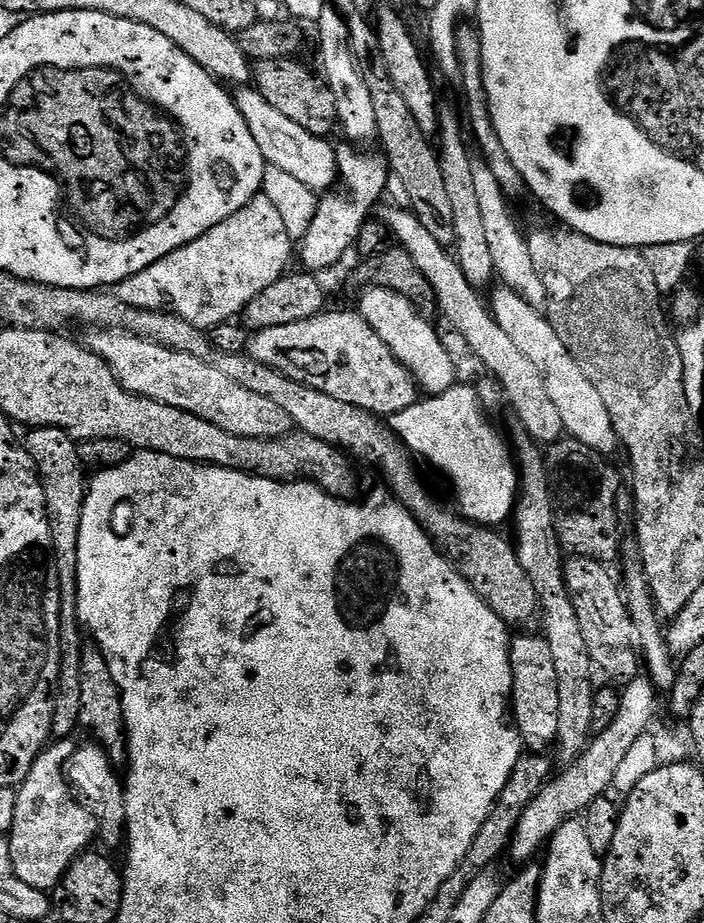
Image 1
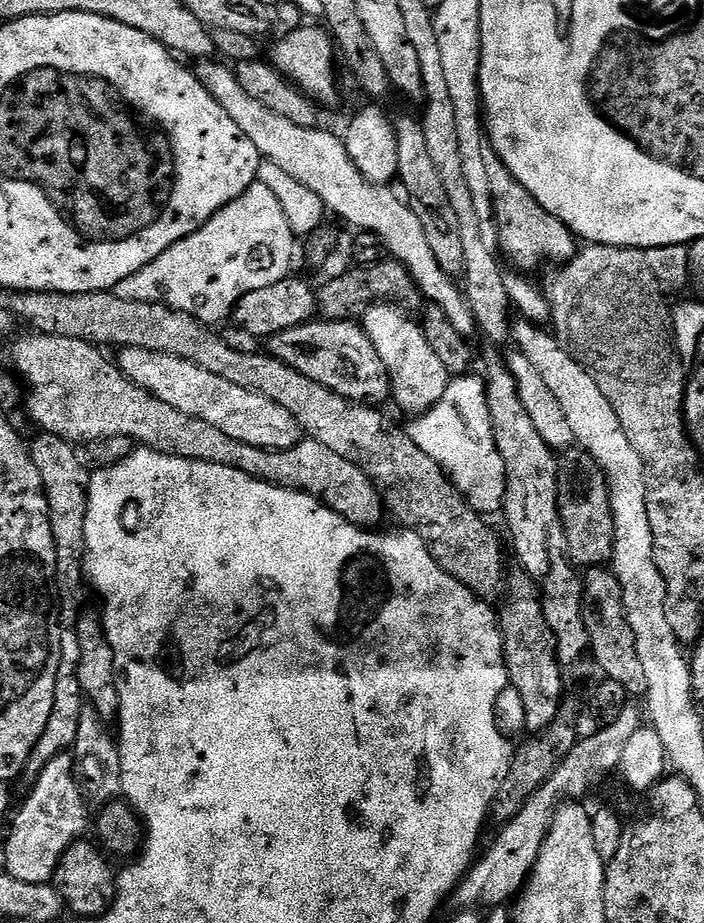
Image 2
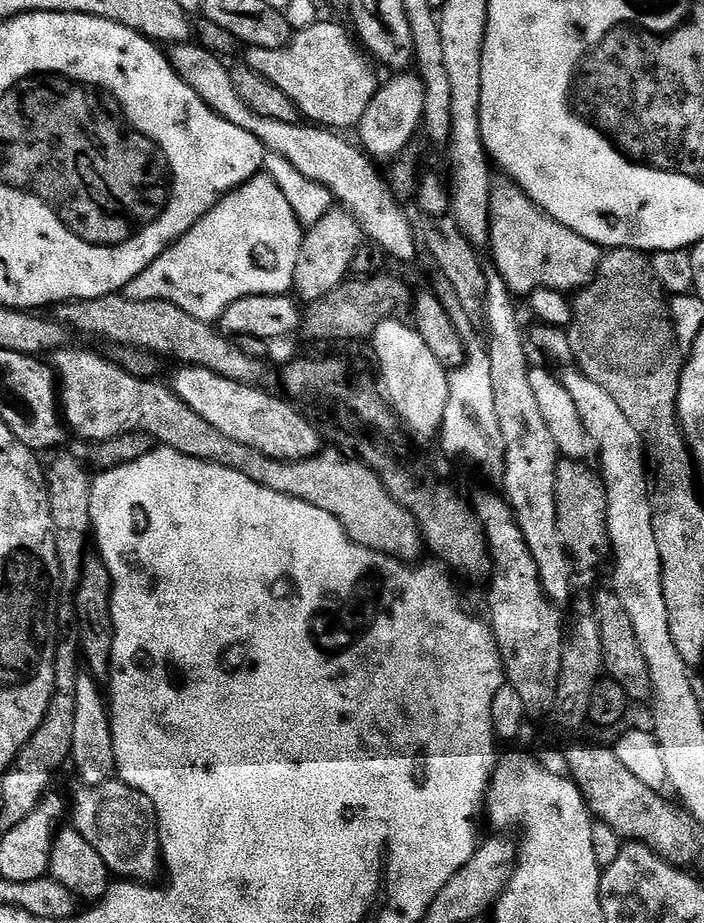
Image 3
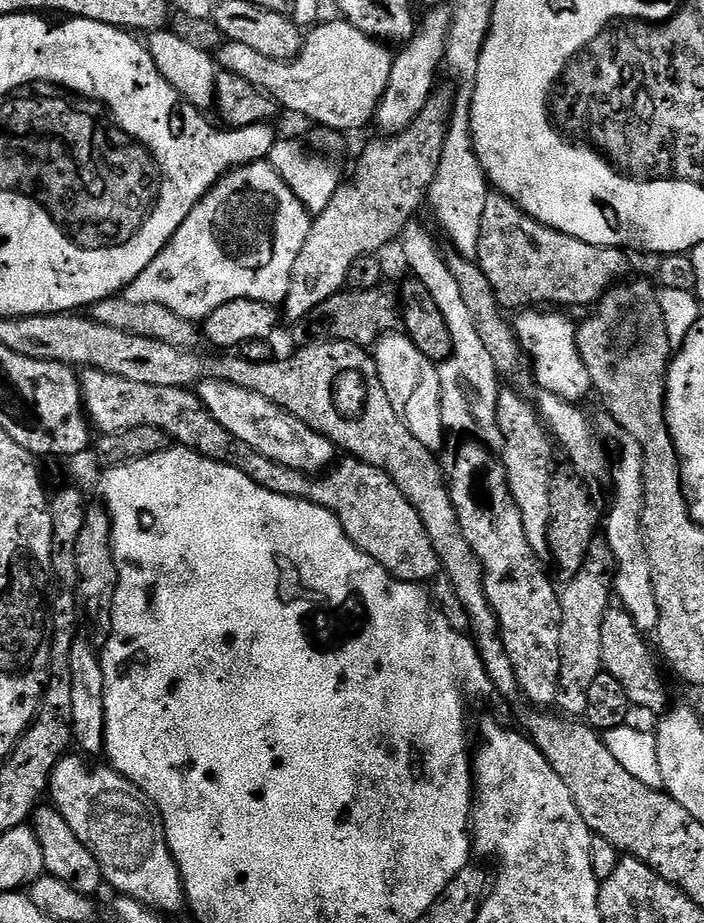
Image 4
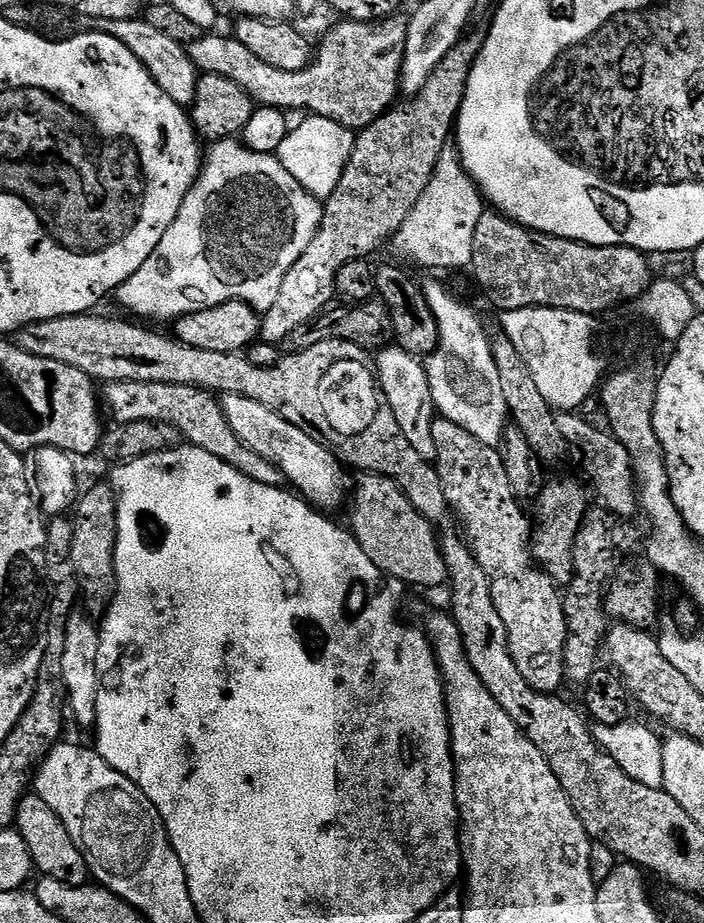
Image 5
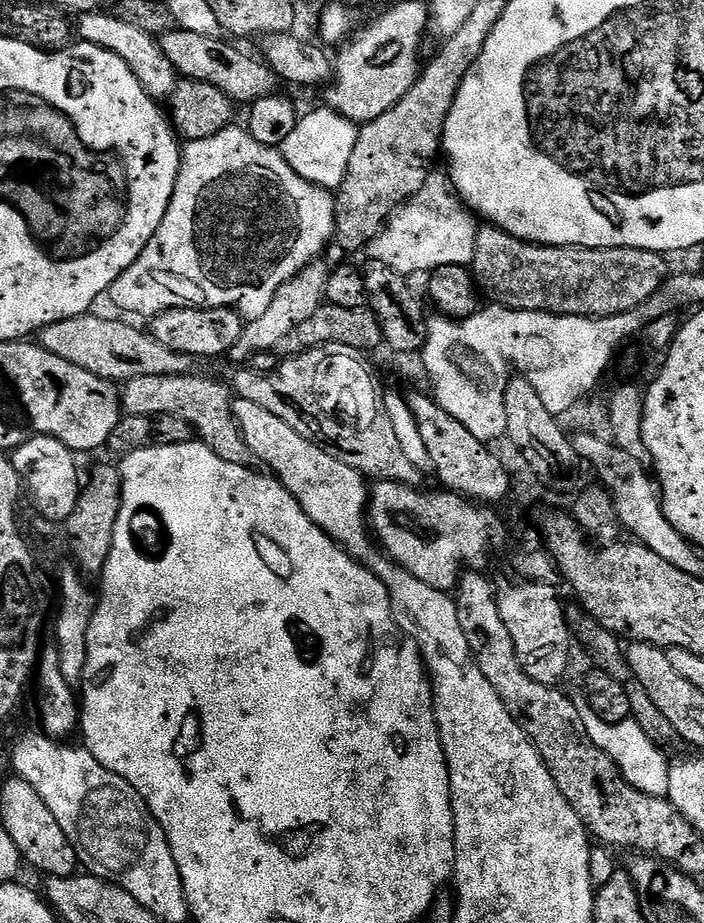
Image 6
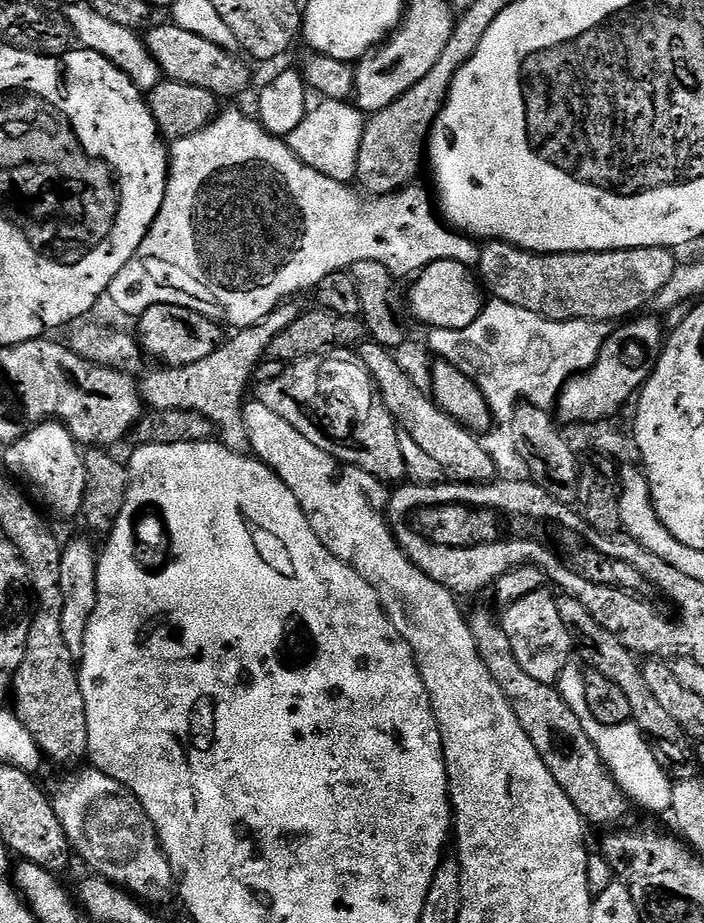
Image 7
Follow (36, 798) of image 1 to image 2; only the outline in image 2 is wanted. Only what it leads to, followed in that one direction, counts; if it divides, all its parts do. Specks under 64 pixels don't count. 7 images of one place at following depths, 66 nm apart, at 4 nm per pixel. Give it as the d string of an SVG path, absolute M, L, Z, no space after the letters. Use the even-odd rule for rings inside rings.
M71 751L59 752L43 770L40 771L38 779L35 781L36 784L32 788L32 793L24 800L24 805L15 809L14 815L10 820L10 827L7 829L8 841L3 841L3 848L6 850L6 871L8 875L18 878L18 882L34 882L35 884L47 884L55 877L56 871L58 870L58 862L62 862L62 856L66 854L66 850L70 850L70 846L76 843L77 840L81 839L85 835L84 831L89 831L90 828L90 816L88 820L88 807L90 807L89 801L86 799L83 792L80 790L79 784L76 782L76 773L74 771L74 765L72 762Z

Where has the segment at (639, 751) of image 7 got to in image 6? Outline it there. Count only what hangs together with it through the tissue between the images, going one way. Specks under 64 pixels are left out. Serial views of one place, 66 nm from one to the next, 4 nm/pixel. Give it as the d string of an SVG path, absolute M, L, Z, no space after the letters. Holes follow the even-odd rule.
M577 695L575 701L578 714L582 714L582 726L586 726L588 736L594 742L594 746L598 746L614 761L620 773L626 778L626 782L630 782L630 786L634 786L642 794L667 797L670 786L670 774L668 773L670 760L664 757L667 755L662 749L653 740L646 738L646 734L638 727L613 726L602 722L602 718L598 718L594 710L590 710L587 696Z

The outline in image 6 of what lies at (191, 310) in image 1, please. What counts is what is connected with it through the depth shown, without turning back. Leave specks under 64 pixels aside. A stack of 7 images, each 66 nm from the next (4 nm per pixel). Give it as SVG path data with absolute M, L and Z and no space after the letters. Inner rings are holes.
M226 127L218 134L214 134L214 138L190 140L183 145L179 180L176 183L174 194L170 198L166 218L162 218L162 226L158 226L154 238L150 238L146 250L142 250L142 254L138 259L112 283L110 297L112 296L113 302L122 311L151 318L171 308L235 308L244 317L245 321L257 320L262 318L262 313L270 307L274 294L278 294L281 286L295 278L308 264L313 263L319 257L316 255L327 244L331 245L333 243L338 231L336 196L328 190L316 194L320 196L304 196L307 192L310 192L306 178L299 176L290 166L290 162L286 162L283 151L280 148L271 148L262 142L258 142L252 137L251 131L247 127L236 127Z

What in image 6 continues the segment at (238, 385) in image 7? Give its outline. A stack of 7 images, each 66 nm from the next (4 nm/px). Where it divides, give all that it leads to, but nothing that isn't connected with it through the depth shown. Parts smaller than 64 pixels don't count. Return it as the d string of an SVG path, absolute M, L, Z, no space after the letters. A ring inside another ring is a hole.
M320 263L308 264L295 278L288 281L287 284L283 284L278 290L278 294L274 294L270 307L262 313L262 318L245 323L242 338L238 338L238 342L230 353L231 359L240 360L236 362L244 362L257 352L276 352L282 338L286 338L286 334L291 334L296 327L302 326L302 322L306 322L306 318L313 316L323 306L326 302L324 295L330 268L329 265ZM193 374L190 376L158 376L134 378L127 381L122 388L122 408L130 416L157 416L174 414L182 418L193 428L195 435L218 458L225 462L234 462L234 466L251 468L257 458L246 446L246 438L240 433L236 416L232 412L234 393L227 383L211 380L208 376Z

